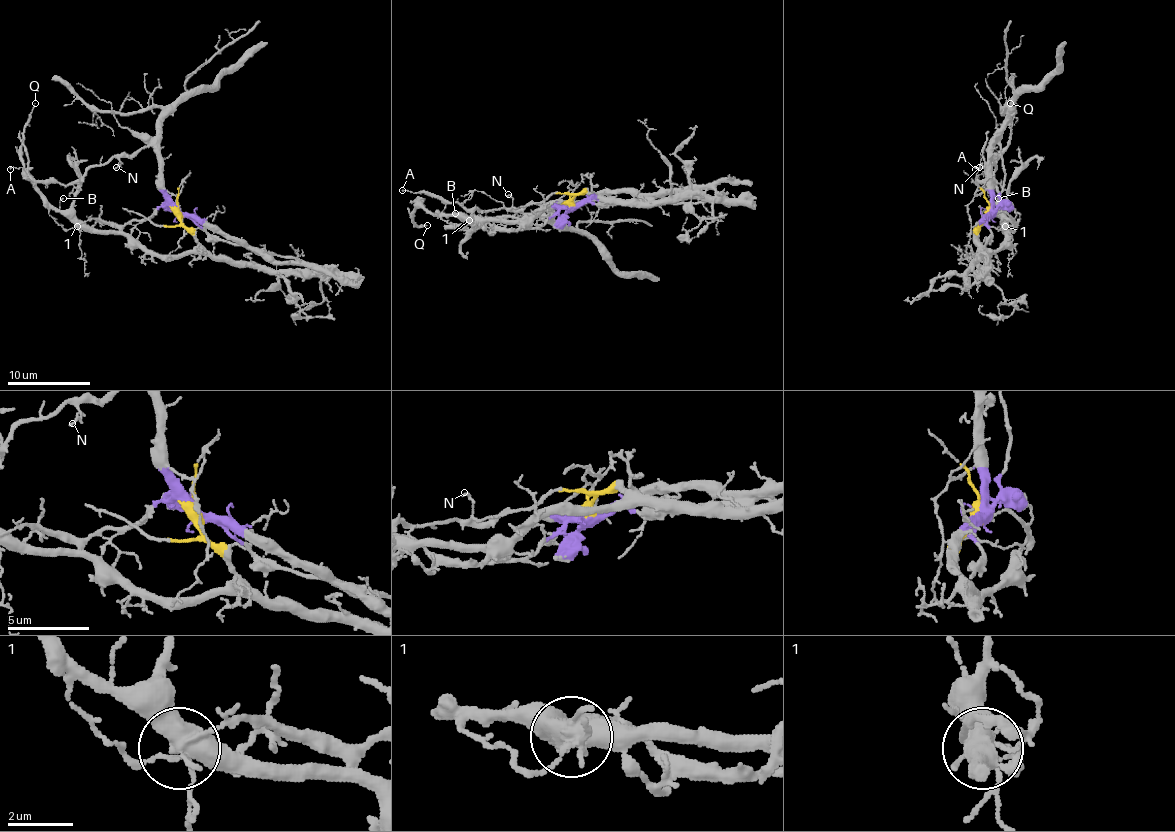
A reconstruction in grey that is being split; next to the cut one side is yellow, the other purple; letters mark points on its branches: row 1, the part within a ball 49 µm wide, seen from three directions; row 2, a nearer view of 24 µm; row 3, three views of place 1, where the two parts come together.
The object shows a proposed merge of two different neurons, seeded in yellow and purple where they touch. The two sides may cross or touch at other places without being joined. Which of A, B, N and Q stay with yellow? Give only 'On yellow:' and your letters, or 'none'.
On yellow: B, Q

